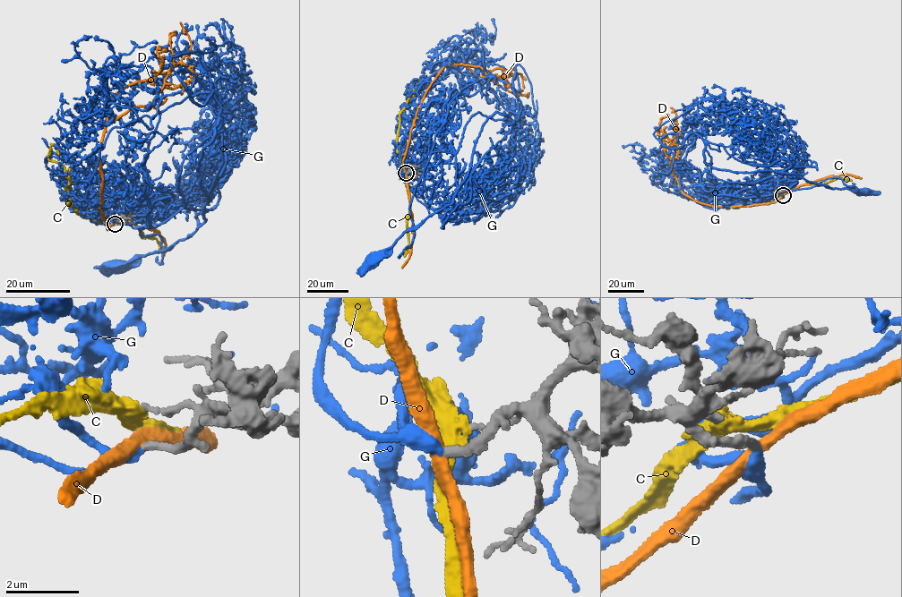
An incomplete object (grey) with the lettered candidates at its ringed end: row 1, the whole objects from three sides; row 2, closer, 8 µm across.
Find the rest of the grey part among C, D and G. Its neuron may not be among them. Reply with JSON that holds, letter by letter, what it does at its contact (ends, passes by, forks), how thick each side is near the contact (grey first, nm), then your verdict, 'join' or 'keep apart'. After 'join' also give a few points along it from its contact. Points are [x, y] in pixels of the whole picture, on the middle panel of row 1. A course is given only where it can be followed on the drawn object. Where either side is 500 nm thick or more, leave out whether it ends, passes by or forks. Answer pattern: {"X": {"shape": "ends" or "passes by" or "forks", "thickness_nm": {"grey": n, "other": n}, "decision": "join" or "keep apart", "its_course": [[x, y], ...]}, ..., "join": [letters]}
{"C": {"shape": "passes by", "thickness_nm": {"grey": 140, "other": 340}, "decision": "keep apart"}, "D": {"shape": "passes by", "thickness_nm": {"grey": 240, "other": 360}, "decision": "keep apart"}, "G": {"shape": "passes by", "thickness_nm": {"grey": 240, "other": 280}, "decision": "join", "its_course": [[406, 173], [399, 146], [417, 129], [433, 132], [431, 152], [455, 156], [453, 201], [373, 262]]}, "join": ["G"]}

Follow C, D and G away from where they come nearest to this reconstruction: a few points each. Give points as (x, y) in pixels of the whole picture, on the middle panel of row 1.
C: (408, 172), (401, 164), (398, 150), (399, 114), (416, 89), (410, 86), (418, 80)
D: (406, 173), (416, 109), (443, 67), (461, 63), (476, 75), (502, 78), (510, 92), (528, 98), (528, 92)
G: (406, 173), (399, 146), (417, 129), (433, 132), (431, 152), (455, 156), (453, 201), (373, 262)

